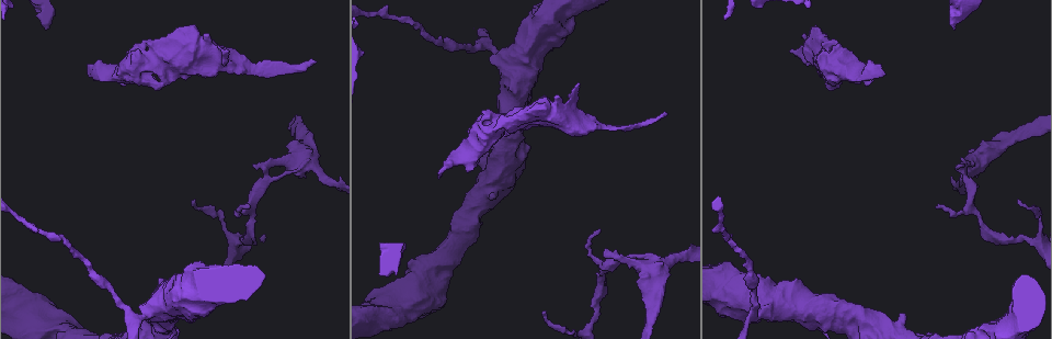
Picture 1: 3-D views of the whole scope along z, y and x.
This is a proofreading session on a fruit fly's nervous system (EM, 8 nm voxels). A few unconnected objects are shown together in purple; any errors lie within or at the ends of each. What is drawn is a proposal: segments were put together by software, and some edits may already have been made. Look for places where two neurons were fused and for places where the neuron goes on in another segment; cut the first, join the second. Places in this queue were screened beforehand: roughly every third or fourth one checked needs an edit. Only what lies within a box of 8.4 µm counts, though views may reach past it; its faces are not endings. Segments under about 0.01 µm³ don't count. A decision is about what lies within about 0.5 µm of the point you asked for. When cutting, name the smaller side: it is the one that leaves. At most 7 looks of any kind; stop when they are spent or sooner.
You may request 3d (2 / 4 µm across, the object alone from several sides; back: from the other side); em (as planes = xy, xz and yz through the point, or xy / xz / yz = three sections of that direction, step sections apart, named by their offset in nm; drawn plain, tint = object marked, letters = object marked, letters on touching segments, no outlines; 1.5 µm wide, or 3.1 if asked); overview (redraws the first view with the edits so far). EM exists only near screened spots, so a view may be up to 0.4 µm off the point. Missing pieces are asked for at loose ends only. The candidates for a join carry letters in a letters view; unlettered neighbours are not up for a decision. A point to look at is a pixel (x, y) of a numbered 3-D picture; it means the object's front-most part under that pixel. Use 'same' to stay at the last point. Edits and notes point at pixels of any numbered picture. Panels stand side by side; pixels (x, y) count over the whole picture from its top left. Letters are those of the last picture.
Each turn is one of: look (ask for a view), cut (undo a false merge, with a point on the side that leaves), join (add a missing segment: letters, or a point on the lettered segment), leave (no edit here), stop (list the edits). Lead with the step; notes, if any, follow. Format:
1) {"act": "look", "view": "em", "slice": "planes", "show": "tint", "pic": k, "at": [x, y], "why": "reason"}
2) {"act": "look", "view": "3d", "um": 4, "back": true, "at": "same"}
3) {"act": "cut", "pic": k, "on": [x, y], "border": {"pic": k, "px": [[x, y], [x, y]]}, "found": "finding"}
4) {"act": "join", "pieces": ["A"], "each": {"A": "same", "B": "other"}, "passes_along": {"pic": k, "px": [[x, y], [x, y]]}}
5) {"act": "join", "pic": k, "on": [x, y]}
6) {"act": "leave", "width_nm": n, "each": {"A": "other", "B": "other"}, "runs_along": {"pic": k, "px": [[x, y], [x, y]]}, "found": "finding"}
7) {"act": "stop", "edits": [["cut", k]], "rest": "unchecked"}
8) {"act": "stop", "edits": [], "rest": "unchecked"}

{"act": "look", "view": "em", "slice": "xz", "step": 4, "show": "tint", "pic": 1, "at": [90, 75], "why": "branch stops here"}

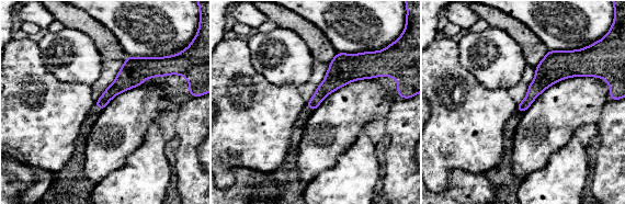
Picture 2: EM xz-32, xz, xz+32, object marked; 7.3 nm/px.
{"act": "look", "view": "em", "slice": "xz", "step": 4, "show": "letters", "at": "same", "why": "what lies round it"}

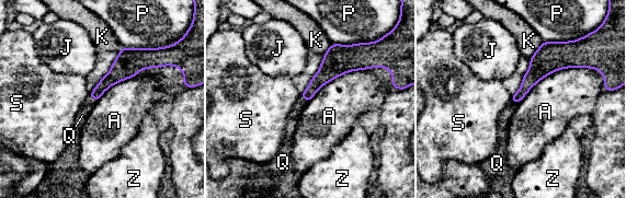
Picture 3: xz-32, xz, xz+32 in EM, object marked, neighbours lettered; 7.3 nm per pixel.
{"act": "join", "pieces": ["Q"], "each": {"A": "other", "J": "other", "K": "other", "P": "other", "Q": "same", "S": "other", "Z": "other"}, "passes_along": {"pic": 3, "px": [[326, 73], [304, 98], [300, 104]]}, "found": "it goes on there"}

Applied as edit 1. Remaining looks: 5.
{"act": "look", "view": "overview"}

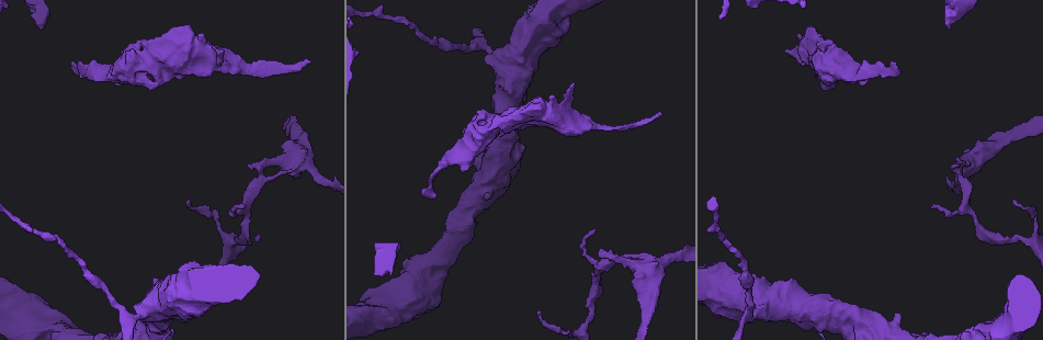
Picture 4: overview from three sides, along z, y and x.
{"act": "look", "view": "em", "um": 3.1, "slice": "planes", "show": "letters", "pic": 4, "at": [44, 26], "why": "stops while still wide"}

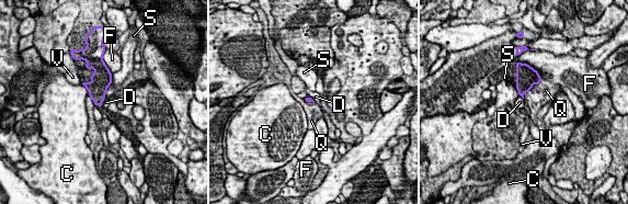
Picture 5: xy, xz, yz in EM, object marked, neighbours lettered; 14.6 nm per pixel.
{"act": "leave", "longest_contact_nm": ["F", 340], "each": {"C": "other", "D": "other", "F": "other", "Q": "other", "S": "other", "V": "other"}, "found": "no lettered segment goes on from it"}

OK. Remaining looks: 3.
{"act": "look", "view": "em", "slice": "planes", "show": "letters", "pic": 4, "at": [958, 166], "why": "sharp bend"}

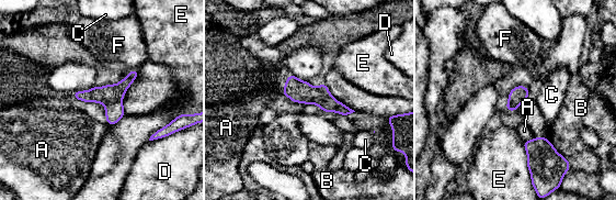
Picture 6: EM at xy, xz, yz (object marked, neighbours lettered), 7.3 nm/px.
{"act": "cut", "pic": 6, "on": [107, 93], "width_nm": 140, "each": {"A": "other", "B": "other", "C": "other", "D": "other", "E": "other", "F": "other"}, "border": {"pic": 6, "px": [[121, 100], [114, 100], [104, 104]]}, "found": "a second neuron is stuck on"}

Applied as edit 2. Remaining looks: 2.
{"act": "stop", "edits": [["join", 3], ["cut", 6]], "rest": "unchecked"}

